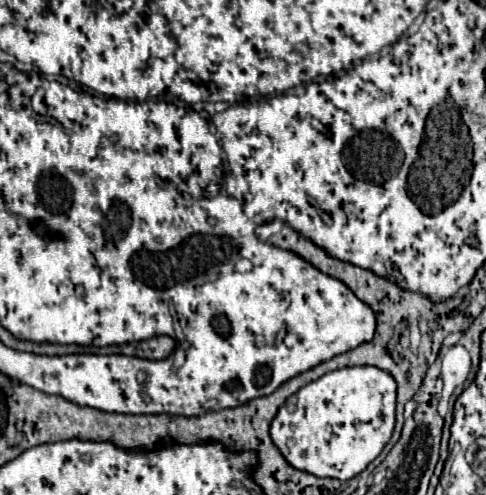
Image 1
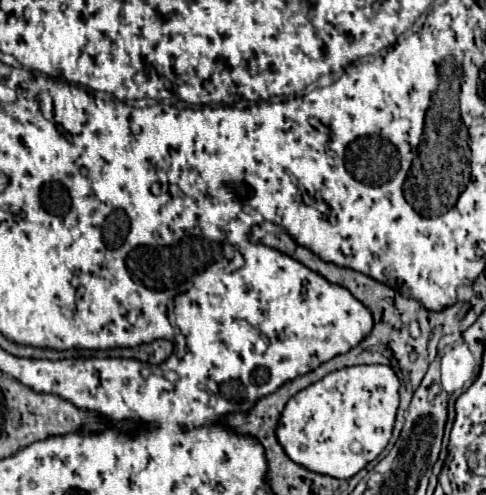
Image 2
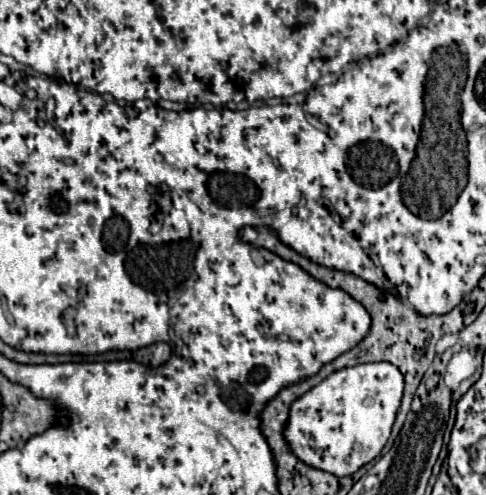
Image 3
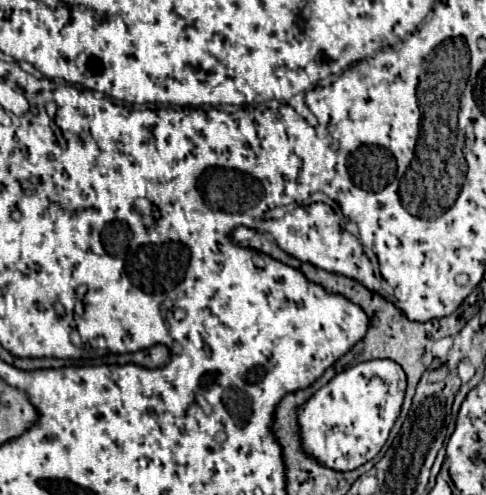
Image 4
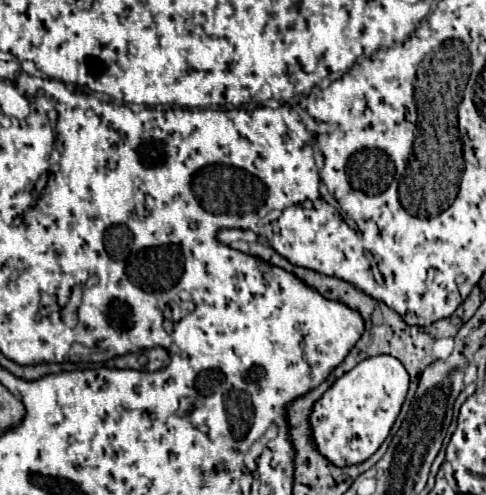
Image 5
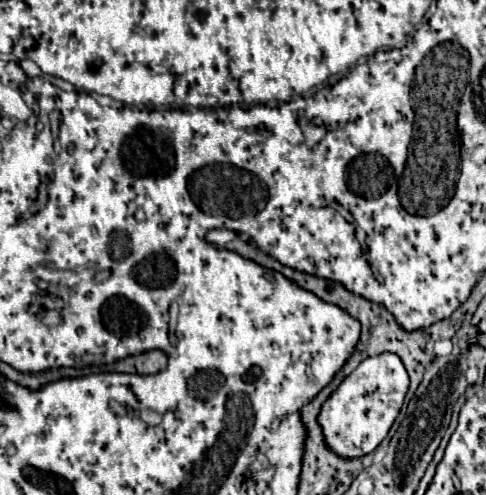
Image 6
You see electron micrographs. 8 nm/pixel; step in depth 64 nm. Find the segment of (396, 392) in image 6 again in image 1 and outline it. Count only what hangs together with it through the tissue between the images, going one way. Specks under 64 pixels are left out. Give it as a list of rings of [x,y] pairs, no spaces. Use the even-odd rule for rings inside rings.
[[[380,368],[328,372],[292,394],[278,410],[270,434],[282,456],[298,470],[322,478],[358,476],[388,444],[394,430],[396,380]]]

